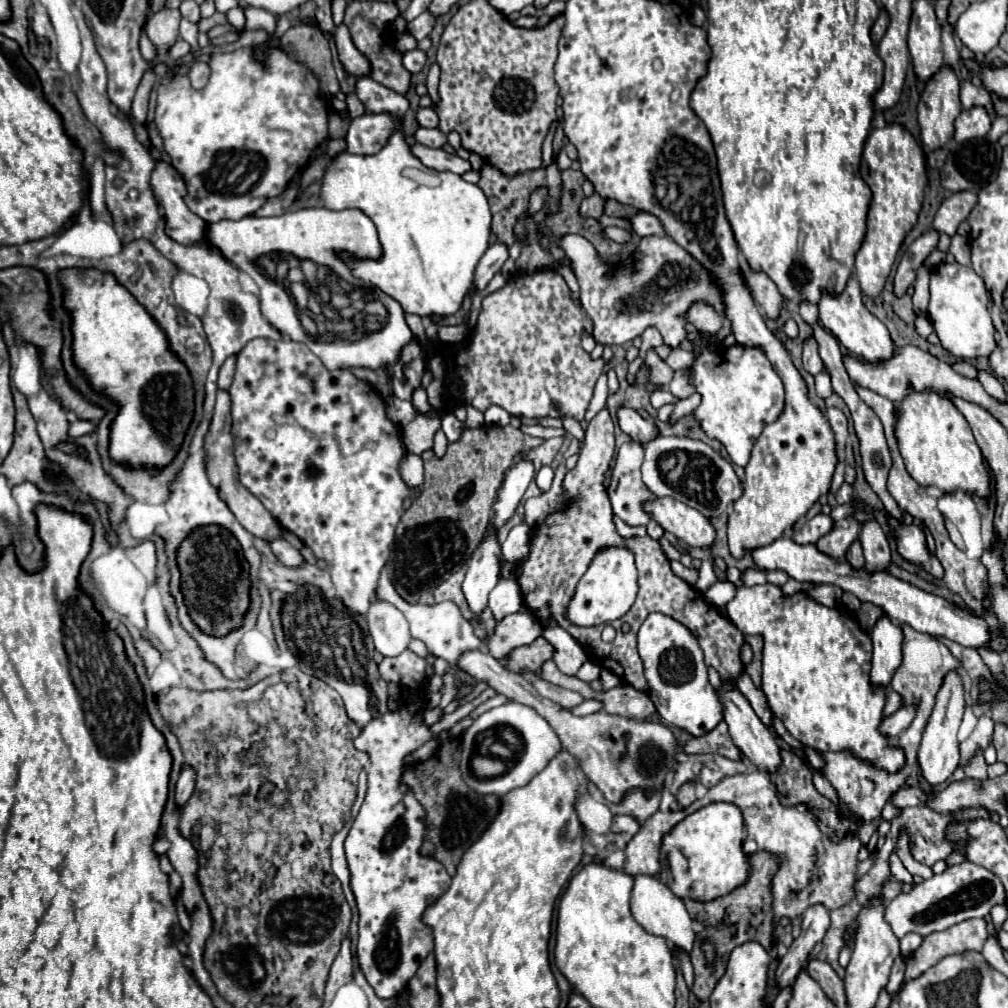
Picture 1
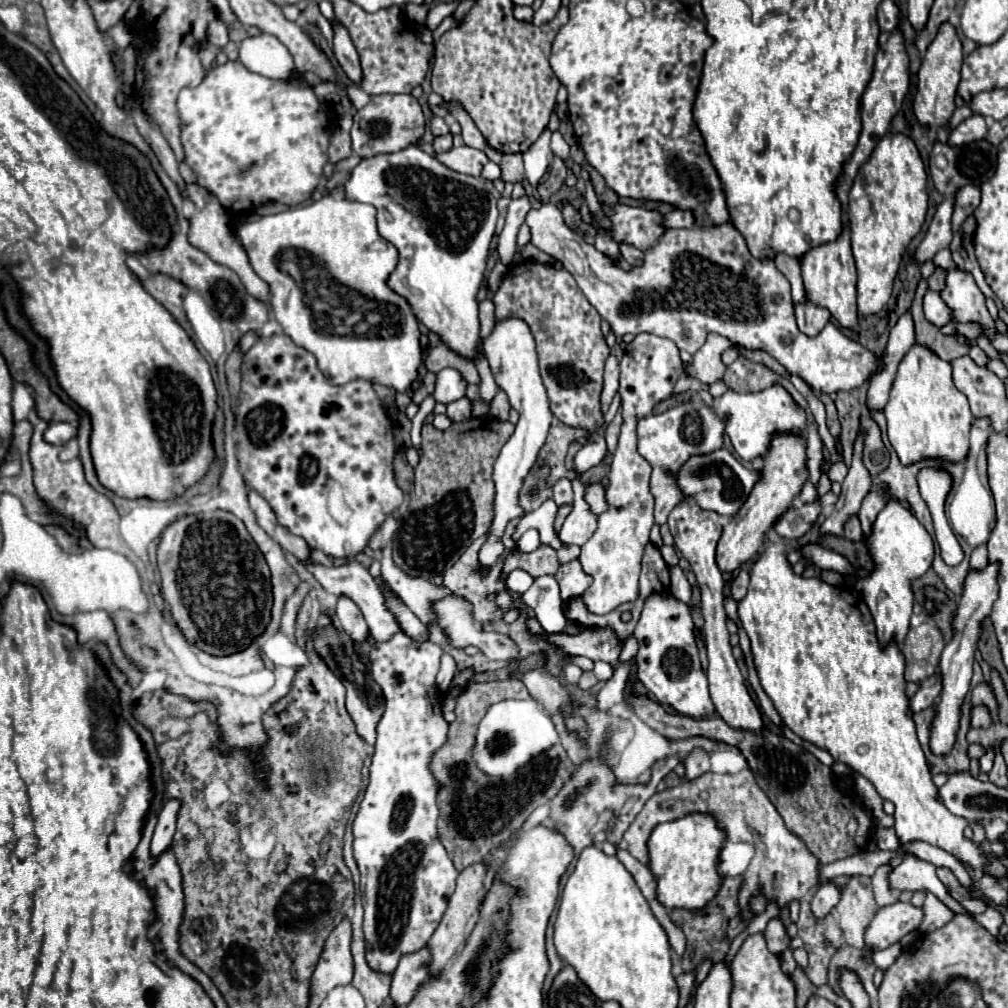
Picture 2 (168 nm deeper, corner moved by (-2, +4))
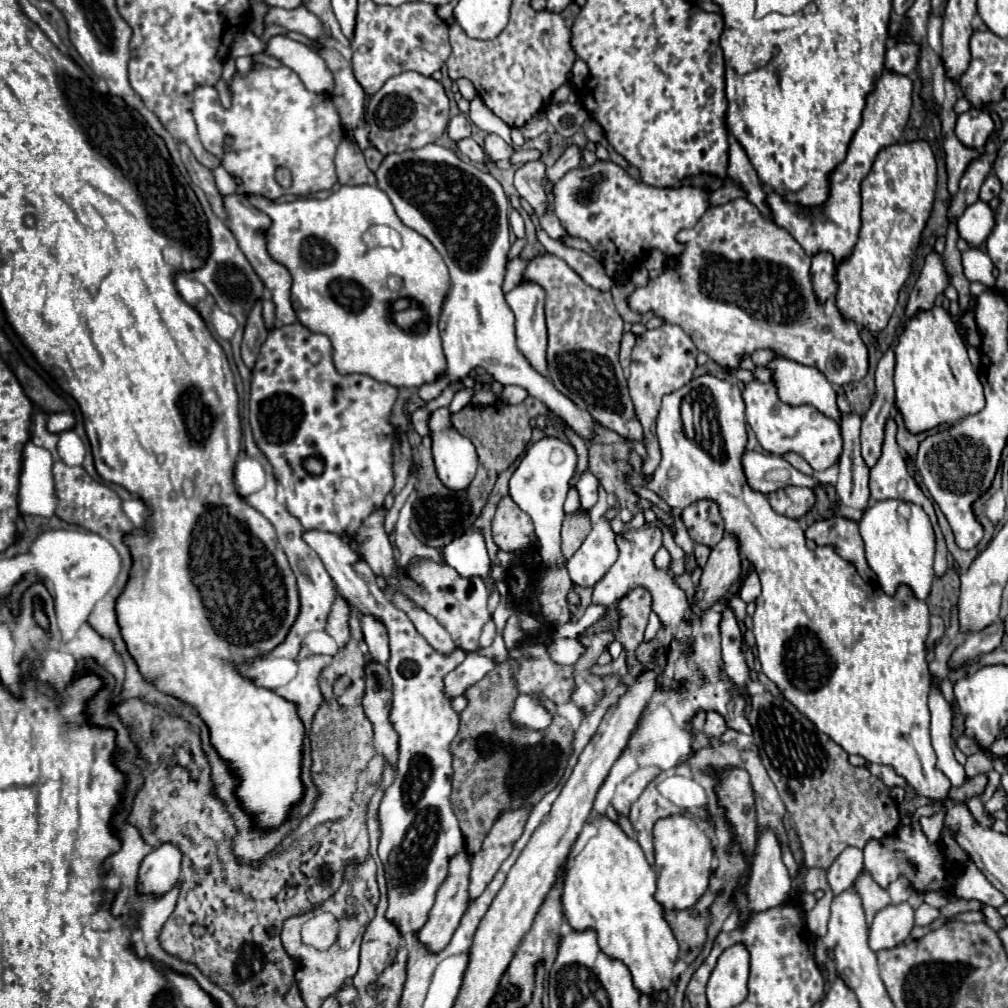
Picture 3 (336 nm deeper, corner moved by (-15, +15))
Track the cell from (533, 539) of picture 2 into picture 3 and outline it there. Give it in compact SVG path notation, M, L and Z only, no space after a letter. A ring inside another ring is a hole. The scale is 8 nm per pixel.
M546 435L526 449L524 457L520 459L510 479L510 497L522 511L526 511L532 517L534 531L538 537L538 551L548 567L566 565L564 555L560 553L560 527L566 517L562 505L570 487L570 479L576 473L576 465L578 465L578 455L574 447L566 441L560 441L558 437Z

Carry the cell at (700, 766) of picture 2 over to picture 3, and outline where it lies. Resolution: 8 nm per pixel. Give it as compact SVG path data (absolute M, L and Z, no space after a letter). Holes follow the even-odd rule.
M708 711L706 715L706 723L704 723L704 733L710 737L720 739L720 735L726 731L726 721L724 717L720 717L720 713L716 711Z

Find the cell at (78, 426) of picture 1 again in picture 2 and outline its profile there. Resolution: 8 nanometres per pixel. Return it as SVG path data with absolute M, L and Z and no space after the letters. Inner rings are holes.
M55 422L55 424L49 424L49 428L47 428L43 438L47 442L51 442L51 444L65 444L75 436L77 436L77 428L75 426L67 424L67 422Z

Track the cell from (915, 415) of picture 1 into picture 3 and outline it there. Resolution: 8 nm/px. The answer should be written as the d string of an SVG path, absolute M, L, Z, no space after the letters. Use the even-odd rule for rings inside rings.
M934 305L928 311L920 311L904 323L898 335L896 353L896 407L904 415L904 423L910 433L928 431L938 425L956 423L966 415L974 415L984 407L982 383L974 371L966 345L958 333L952 315Z

